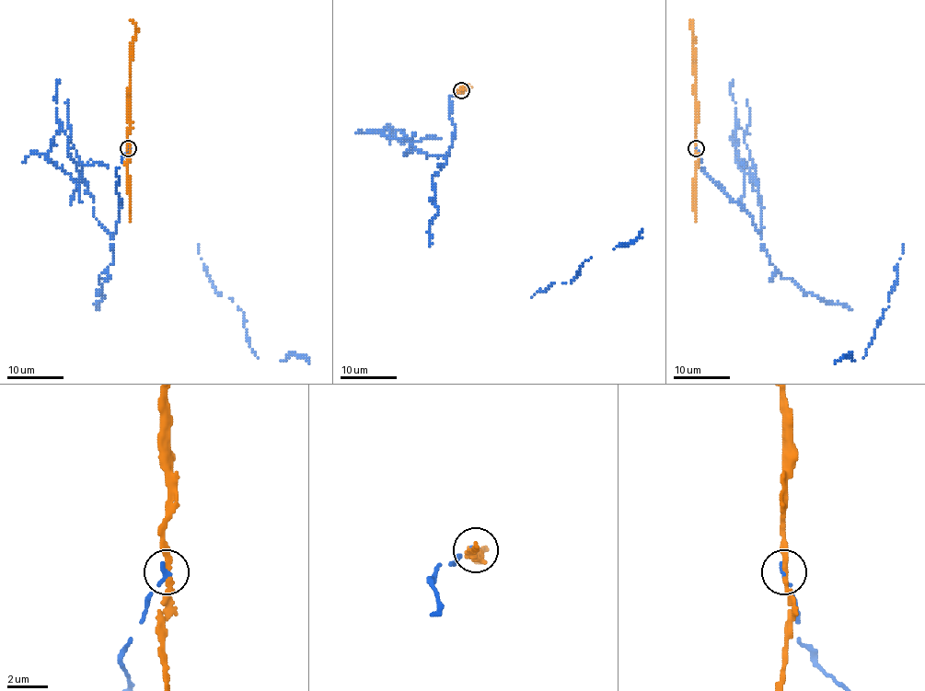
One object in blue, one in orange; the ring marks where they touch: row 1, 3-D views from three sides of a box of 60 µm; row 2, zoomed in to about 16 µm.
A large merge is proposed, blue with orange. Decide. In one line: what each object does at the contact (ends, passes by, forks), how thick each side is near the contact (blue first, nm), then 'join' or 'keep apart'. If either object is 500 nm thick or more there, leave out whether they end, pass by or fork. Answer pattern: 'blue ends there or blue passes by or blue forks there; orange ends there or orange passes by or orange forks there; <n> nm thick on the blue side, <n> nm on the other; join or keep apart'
blue ends there; orange passes by; 280 nm thick on the blue side, 260 nm on the other; keep apart

